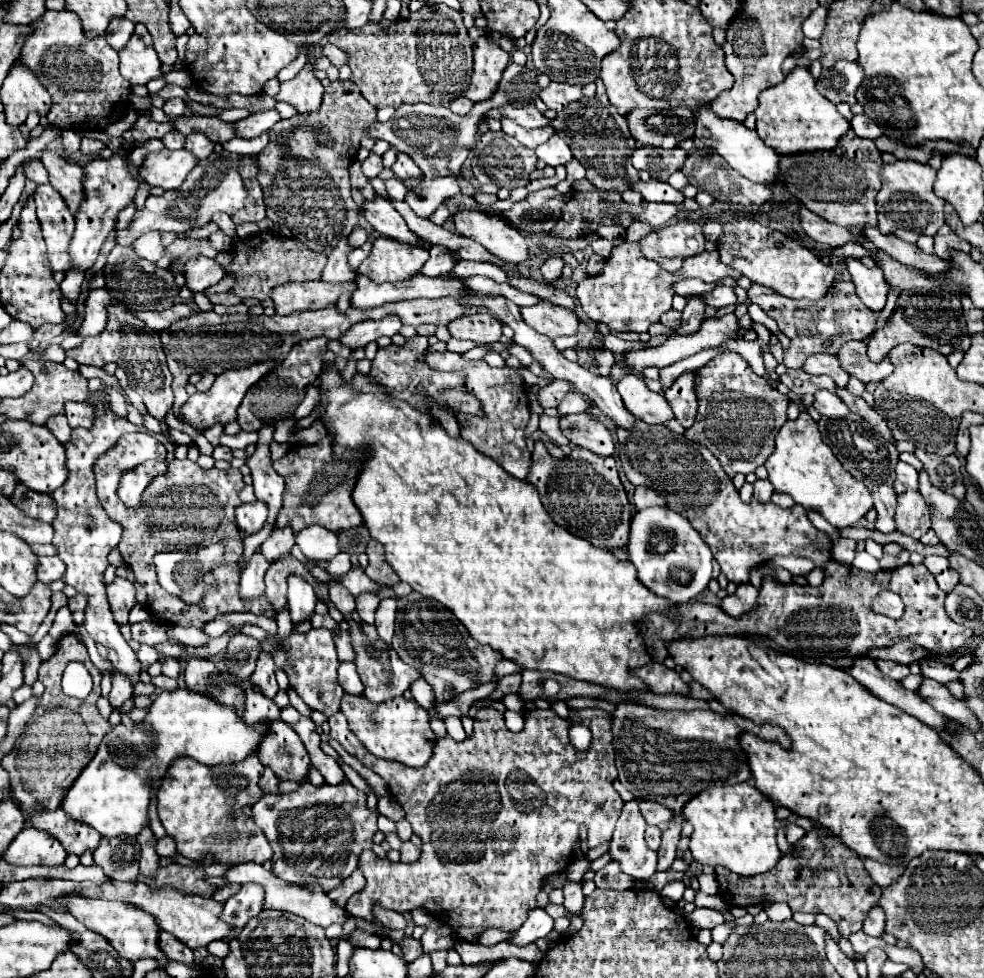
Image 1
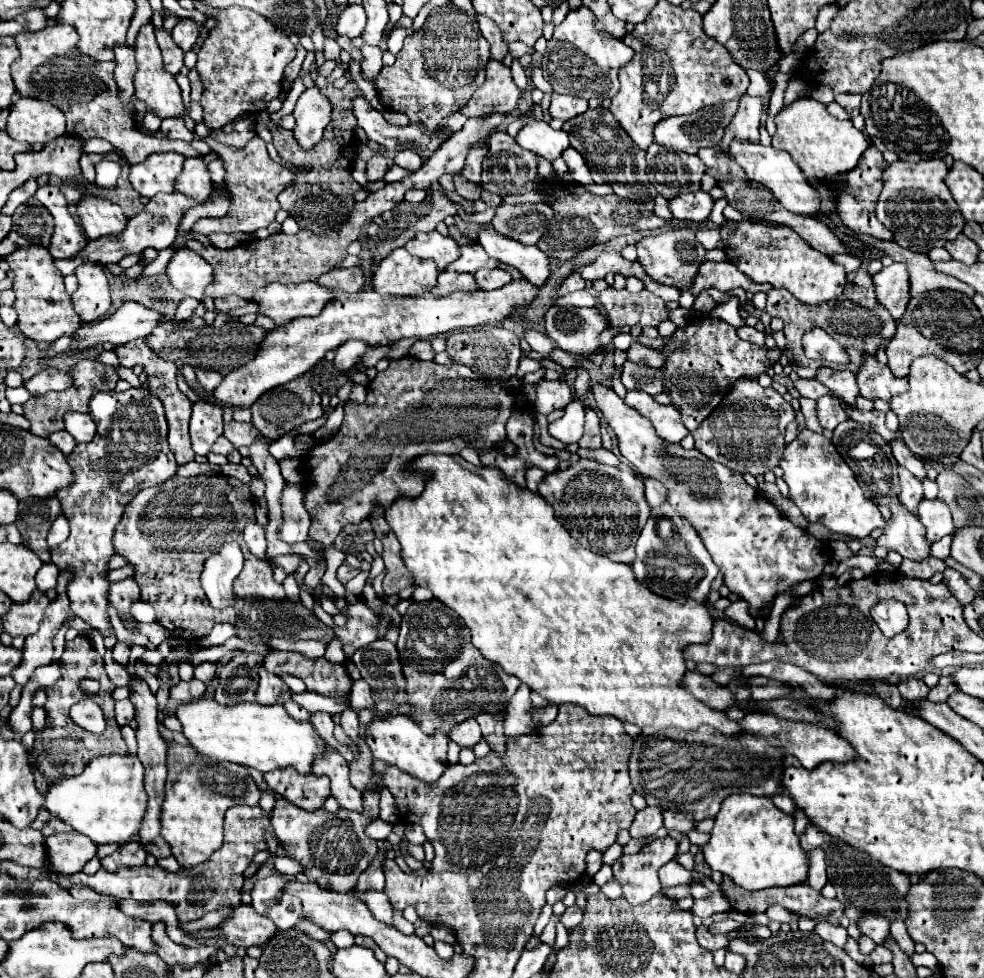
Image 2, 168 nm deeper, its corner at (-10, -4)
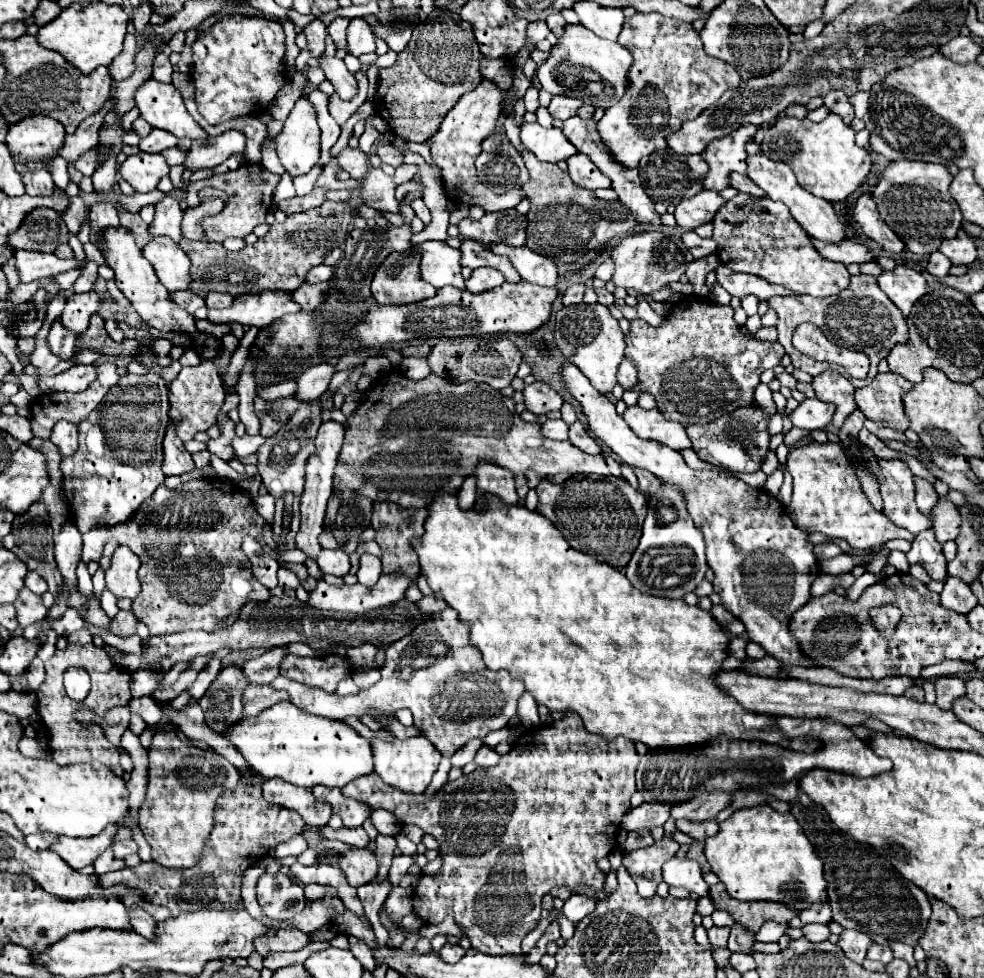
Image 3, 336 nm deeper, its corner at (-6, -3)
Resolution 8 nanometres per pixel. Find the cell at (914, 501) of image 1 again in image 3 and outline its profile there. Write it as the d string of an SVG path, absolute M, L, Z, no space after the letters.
M942 499L936 505L936 511L932 511L932 529L940 543L956 539L960 535L960 523L962 519L958 507L948 499Z

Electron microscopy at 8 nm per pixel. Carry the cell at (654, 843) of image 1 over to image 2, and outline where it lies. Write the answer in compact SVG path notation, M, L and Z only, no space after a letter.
M670 836L658 838L646 844L640 852L628 856L620 856L614 864L614 878L620 882L624 898L630 904L642 904L660 892L658 868L670 862L676 854L678 842Z

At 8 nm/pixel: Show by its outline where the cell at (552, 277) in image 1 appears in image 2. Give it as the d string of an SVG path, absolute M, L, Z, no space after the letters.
M572 272L572 274L566 276L566 280L560 284L558 296L566 296L566 294L570 294L570 292L574 292L574 290L582 290L582 288L584 288L582 276L580 276L578 272Z

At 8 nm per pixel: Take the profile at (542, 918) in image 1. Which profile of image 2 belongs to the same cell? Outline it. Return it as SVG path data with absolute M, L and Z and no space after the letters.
M578 906L568 908L568 910L576 910L576 912L564 912L564 914L560 914L558 918L560 918L560 922L562 922L568 930L572 930L572 928L576 928L576 926L582 922L582 910L580 910Z

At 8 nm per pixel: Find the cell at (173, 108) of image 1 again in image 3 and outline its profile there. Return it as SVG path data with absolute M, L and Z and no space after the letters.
M152 129L152 133L148 137L144 137L138 147L146 153L162 153L164 149L174 147L176 143L178 143L178 139L174 135L168 135L168 131Z

